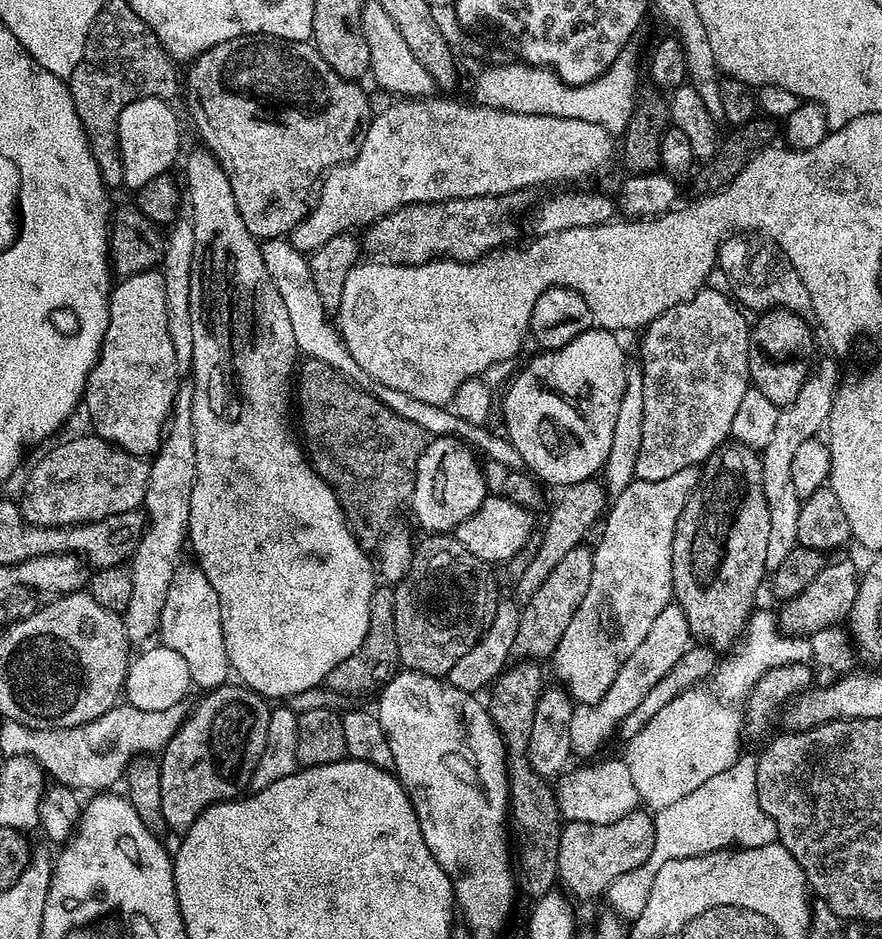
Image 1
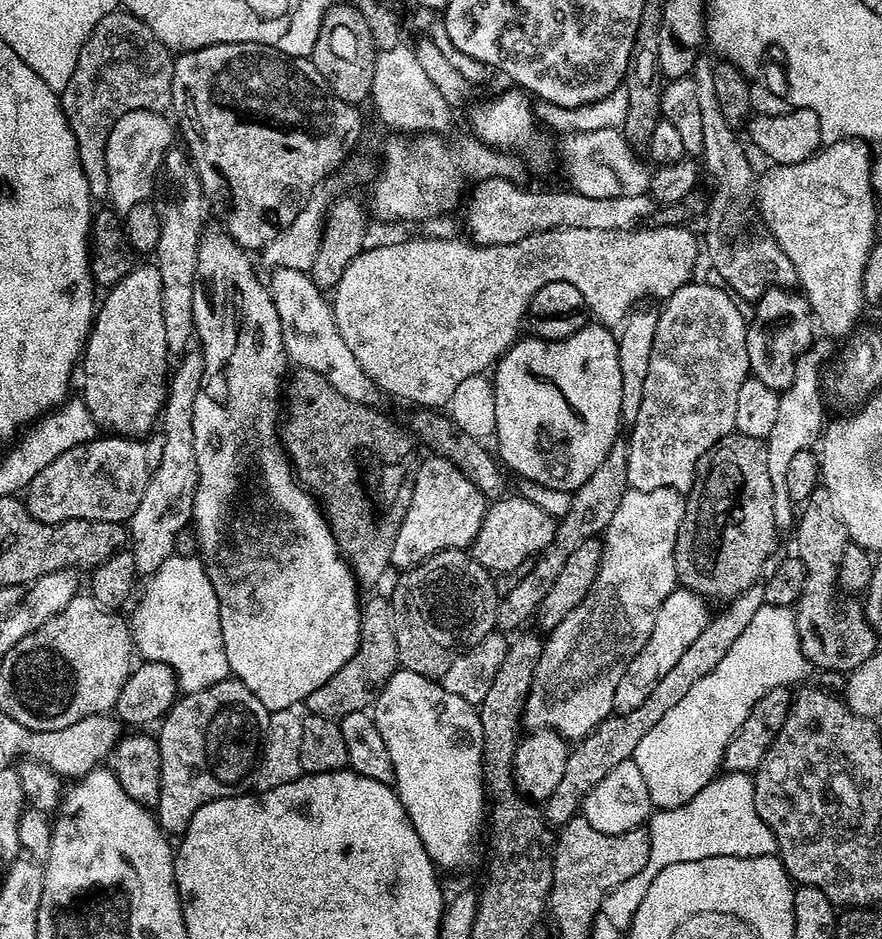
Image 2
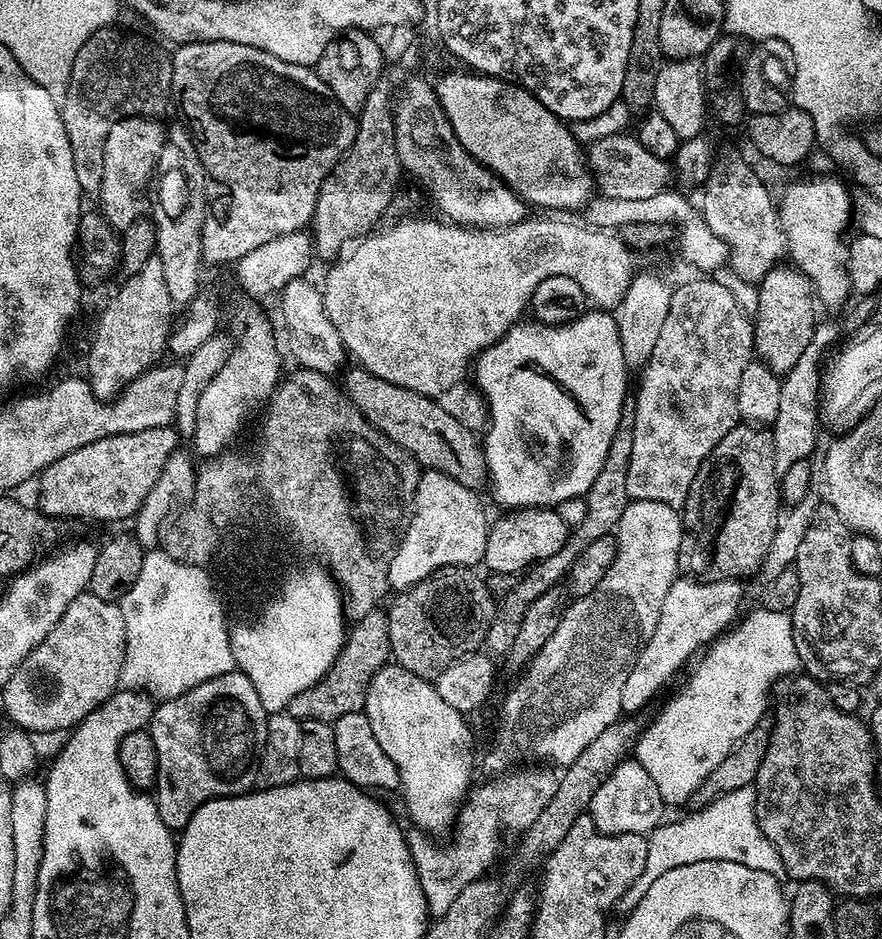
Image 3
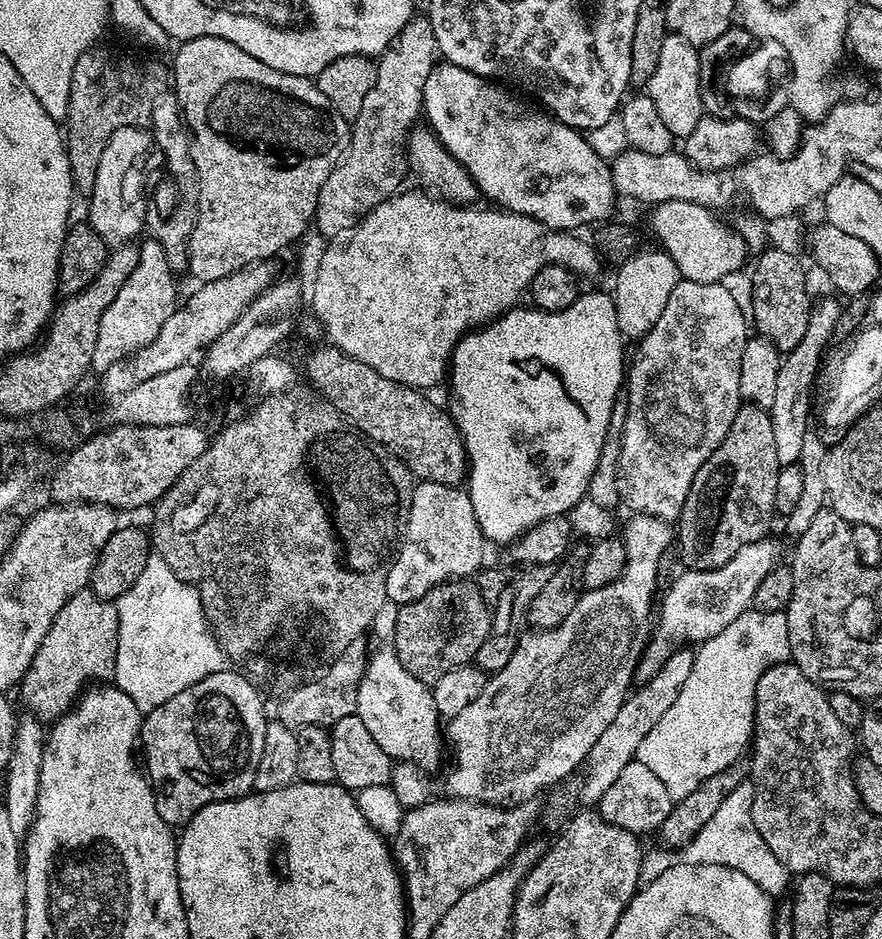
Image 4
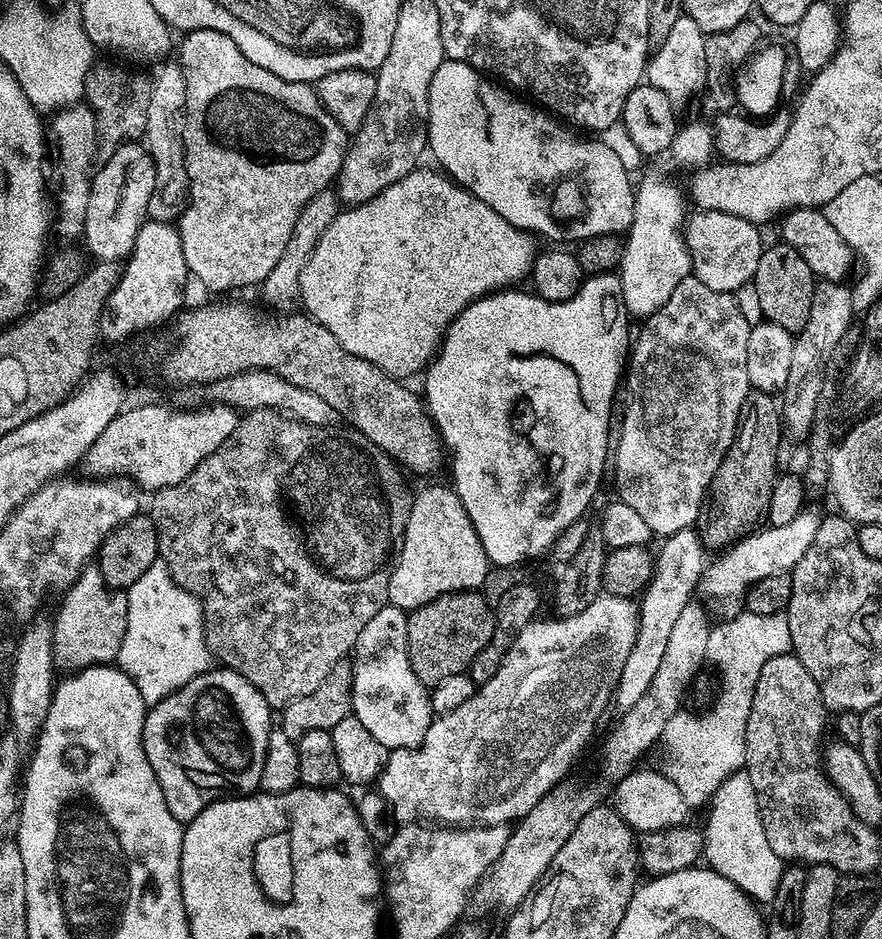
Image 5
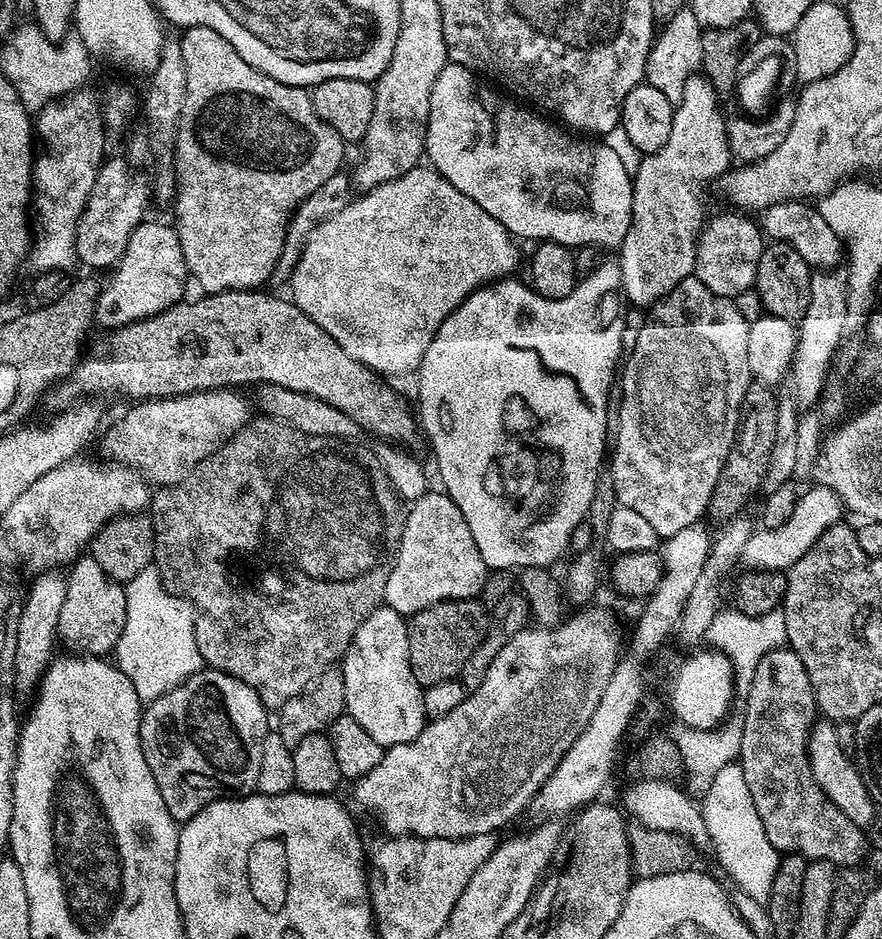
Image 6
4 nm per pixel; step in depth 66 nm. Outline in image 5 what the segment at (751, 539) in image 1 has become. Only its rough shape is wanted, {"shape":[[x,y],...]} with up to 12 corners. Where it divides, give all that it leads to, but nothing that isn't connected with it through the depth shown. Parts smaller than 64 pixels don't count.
{"shape":[[750,392],[696,518],[705,549],[765,519],[780,470],[777,401]]}

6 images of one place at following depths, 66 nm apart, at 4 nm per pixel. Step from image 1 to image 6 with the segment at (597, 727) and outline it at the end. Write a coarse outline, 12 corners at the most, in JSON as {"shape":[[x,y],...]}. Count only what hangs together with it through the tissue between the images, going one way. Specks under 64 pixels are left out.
{"shape":[[829,486],[796,499],[782,527],[755,531],[751,571],[792,568],[844,507]]}

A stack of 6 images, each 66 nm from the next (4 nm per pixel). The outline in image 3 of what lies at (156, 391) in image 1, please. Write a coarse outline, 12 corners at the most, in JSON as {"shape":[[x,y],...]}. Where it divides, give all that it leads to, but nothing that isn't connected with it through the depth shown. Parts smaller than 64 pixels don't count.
{"shape":[[160,260],[127,277],[88,348],[116,399],[165,353],[174,309]]}

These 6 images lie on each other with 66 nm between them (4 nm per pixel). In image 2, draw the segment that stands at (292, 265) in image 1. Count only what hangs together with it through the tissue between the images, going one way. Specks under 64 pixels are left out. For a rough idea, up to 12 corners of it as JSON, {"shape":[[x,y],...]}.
{"shape":[[273,268],[268,290],[296,368],[350,402],[386,393],[342,342],[311,275]]}

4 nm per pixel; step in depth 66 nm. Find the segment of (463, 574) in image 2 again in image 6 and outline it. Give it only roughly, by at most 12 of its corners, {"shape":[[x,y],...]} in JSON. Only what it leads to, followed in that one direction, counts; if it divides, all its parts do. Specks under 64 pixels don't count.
{"shape":[[479,599],[443,600],[407,621],[421,689],[459,677],[489,635]]}

